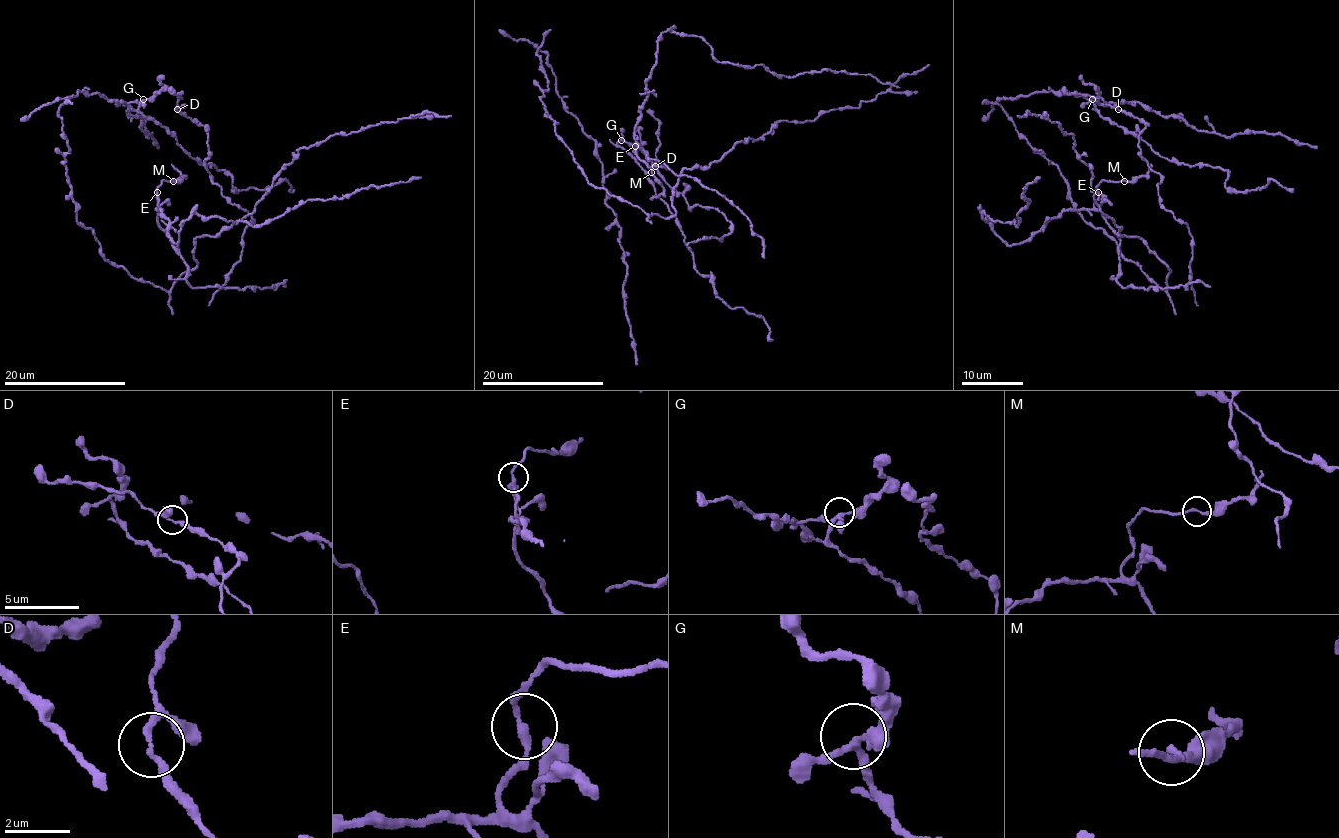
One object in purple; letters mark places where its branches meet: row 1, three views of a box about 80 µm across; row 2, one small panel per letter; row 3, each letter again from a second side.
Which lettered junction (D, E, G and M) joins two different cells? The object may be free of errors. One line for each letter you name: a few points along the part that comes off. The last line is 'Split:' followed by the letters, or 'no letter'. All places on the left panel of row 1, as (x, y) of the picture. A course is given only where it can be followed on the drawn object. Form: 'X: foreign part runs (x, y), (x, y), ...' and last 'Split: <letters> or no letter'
Split: no letter

